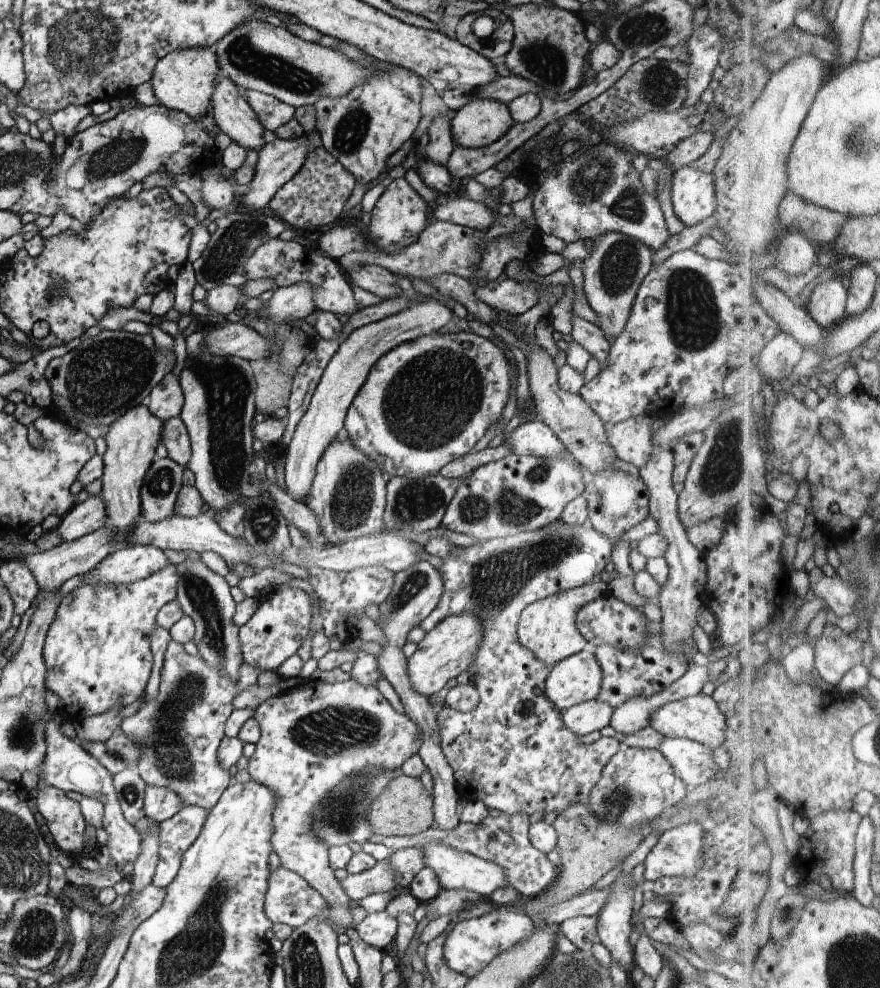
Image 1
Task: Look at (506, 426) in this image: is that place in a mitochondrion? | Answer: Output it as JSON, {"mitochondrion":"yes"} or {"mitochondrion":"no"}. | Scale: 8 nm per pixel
{"mitochondrion":"no"}

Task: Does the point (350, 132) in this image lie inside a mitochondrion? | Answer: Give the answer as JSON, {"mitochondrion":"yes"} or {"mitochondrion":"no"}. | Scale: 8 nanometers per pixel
{"mitochondrion":"yes"}

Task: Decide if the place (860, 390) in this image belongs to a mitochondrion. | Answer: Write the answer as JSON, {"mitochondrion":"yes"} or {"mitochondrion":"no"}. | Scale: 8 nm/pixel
{"mitochondrion":"no"}

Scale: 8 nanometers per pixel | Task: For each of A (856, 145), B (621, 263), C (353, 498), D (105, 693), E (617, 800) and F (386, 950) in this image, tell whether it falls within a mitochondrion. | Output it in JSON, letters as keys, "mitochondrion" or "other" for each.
{"A":"mitochondrion","B":"mitochondrion","C":"mitochondrion","D":"other","E":"mitochondrion","F":"other"}

